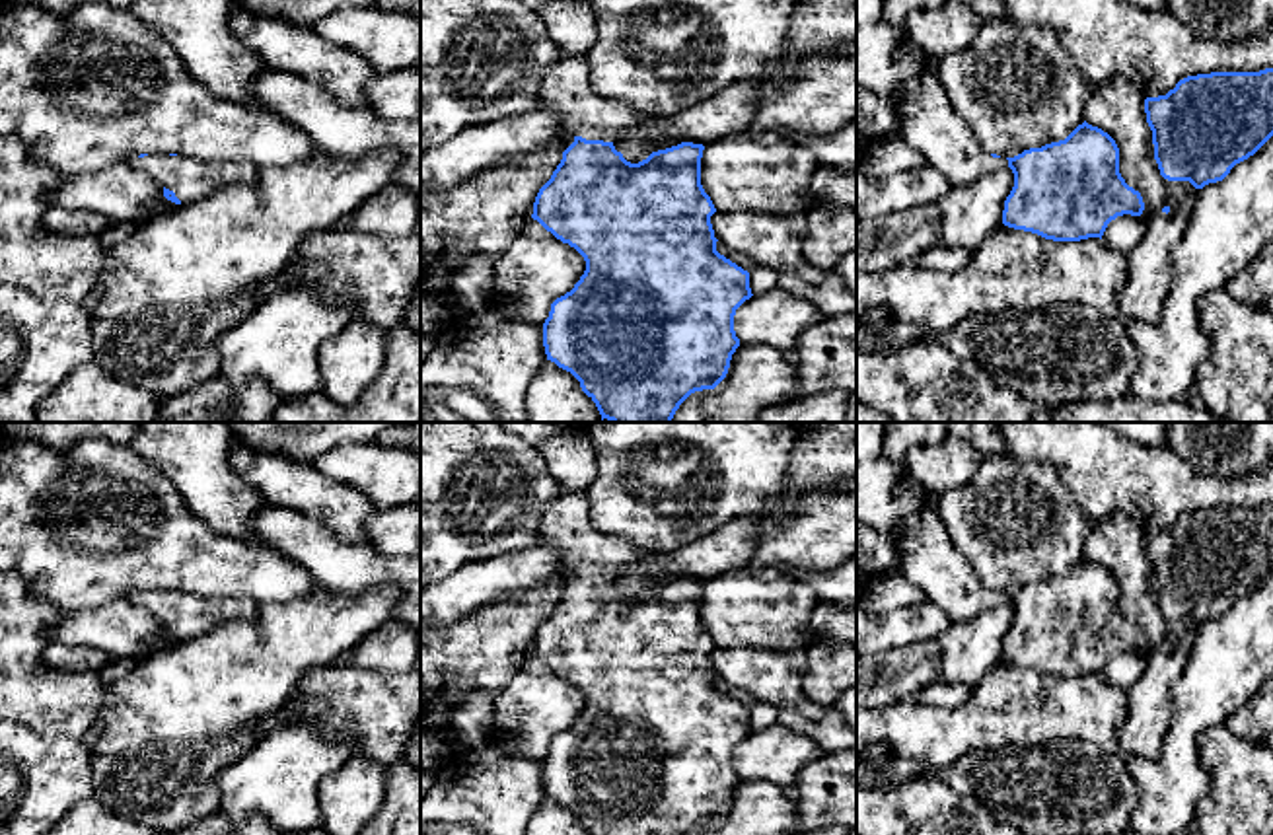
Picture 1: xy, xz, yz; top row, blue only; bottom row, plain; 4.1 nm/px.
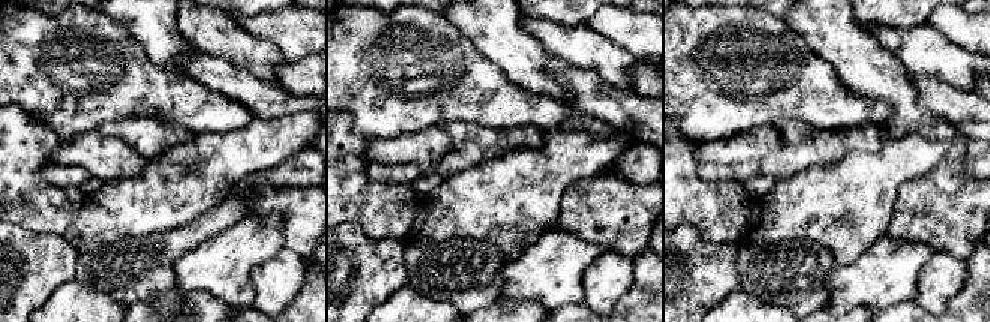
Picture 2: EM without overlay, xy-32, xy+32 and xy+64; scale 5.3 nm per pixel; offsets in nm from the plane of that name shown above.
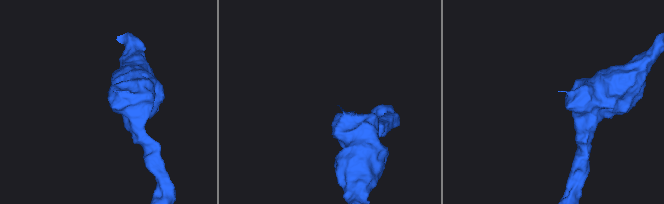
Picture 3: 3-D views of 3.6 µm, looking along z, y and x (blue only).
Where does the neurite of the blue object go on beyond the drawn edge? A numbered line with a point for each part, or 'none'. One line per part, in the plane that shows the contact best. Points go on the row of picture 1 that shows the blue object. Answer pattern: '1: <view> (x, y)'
1: xz (567, 88)

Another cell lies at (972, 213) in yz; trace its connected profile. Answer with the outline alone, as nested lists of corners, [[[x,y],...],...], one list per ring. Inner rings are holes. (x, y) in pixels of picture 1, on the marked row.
[[[1010,167],[997,169],[964,187],[950,187],[936,200],[942,214],[938,247],[975,251],[1002,224],[1004,200],[1012,187]]]

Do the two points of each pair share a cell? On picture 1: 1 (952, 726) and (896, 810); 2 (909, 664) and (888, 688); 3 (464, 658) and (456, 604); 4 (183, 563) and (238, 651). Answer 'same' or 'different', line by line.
1: different
2: same
3: different
4: different

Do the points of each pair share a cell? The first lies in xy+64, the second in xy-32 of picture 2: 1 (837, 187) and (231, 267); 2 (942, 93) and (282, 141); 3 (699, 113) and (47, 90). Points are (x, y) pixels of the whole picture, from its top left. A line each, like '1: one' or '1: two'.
1: two
2: two
3: one

